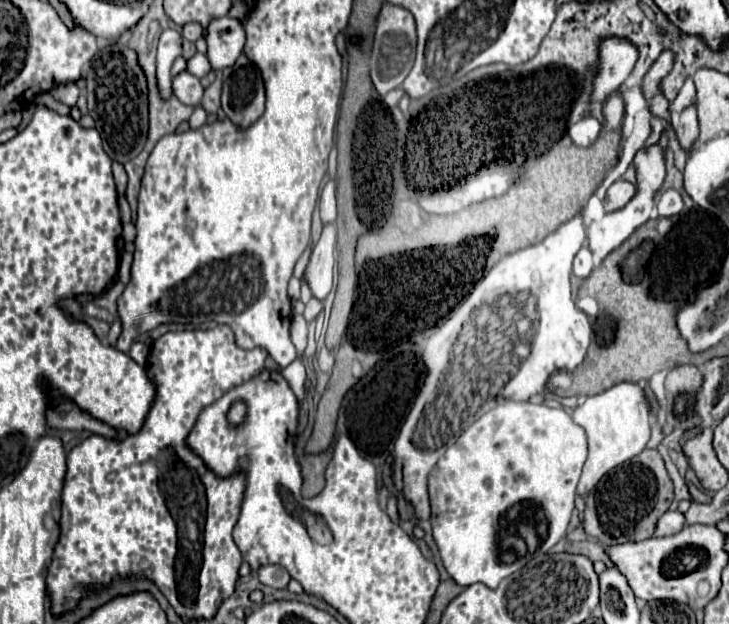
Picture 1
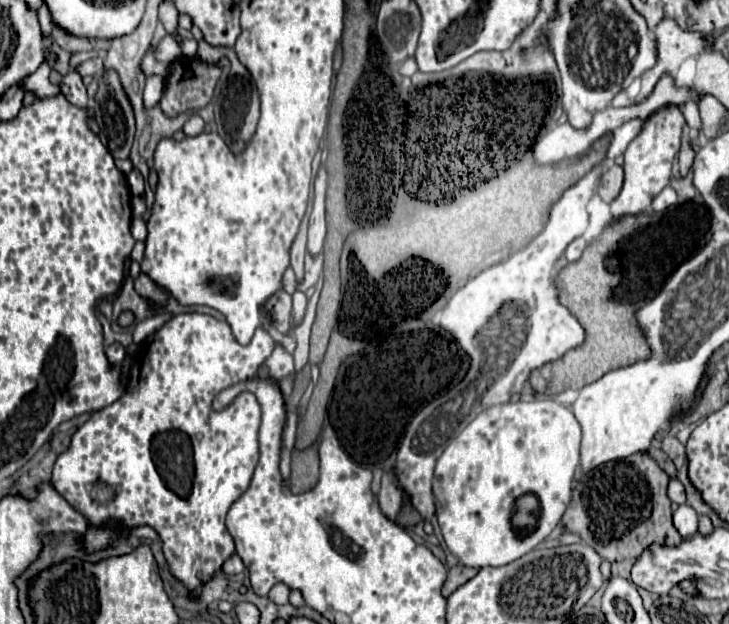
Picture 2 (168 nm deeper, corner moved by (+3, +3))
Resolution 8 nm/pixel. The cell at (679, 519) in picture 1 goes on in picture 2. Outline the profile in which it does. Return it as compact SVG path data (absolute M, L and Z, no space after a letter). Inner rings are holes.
M686 504L678 506L678 510L672 514L672 522L680 536L692 536L698 530L698 514Z

